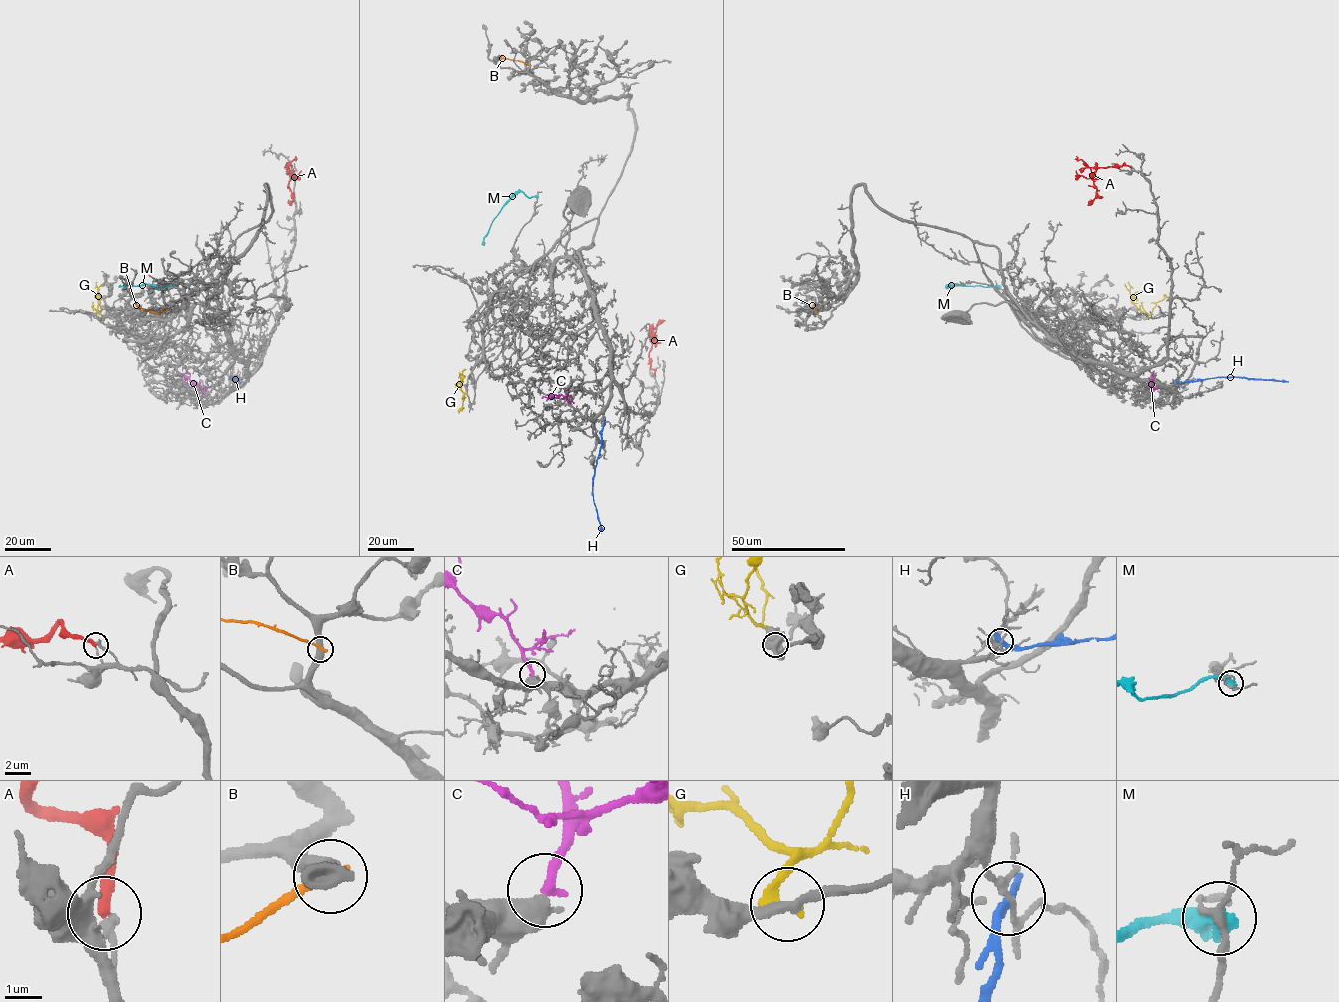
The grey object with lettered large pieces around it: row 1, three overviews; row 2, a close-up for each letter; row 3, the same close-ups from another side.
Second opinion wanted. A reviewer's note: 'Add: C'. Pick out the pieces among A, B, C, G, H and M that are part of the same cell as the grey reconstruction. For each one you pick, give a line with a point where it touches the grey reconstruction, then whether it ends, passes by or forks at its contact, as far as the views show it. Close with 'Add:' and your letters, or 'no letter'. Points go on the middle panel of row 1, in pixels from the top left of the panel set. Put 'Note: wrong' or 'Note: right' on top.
Note: right
C: (566, 395) | it ends
Add: C

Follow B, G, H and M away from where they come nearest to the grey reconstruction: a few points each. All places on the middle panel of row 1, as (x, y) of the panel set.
B: (529, 65), (499, 56)
G: (466, 393), (461, 390), (464, 376), (460, 373)
H: (604, 421), (593, 482), (593, 502), (601, 532)
M: (537, 196), (528, 197), (518, 191), (491, 222), (483, 245)

